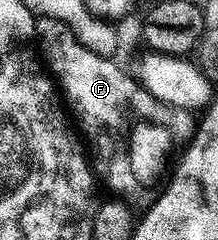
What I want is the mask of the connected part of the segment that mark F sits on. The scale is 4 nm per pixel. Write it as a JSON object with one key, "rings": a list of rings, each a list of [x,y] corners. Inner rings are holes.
{"rings":[[[39,17],[34,24],[34,37],[37,49],[40,51],[41,61],[44,63],[50,77],[54,79],[57,89],[60,91],[61,97],[64,99],[65,105],[68,107],[69,113],[84,139],[85,145],[89,146],[91,142],[94,142],[94,145],[88,148],[88,154],[90,158],[98,154],[98,165],[92,168],[95,175],[101,181],[103,178],[114,189],[111,191],[122,192],[118,190],[131,188],[132,181],[127,146],[129,144],[130,129],[136,122],[136,116],[142,119],[146,114],[154,114],[154,120],[155,118],[166,118],[166,122],[170,122],[170,114],[166,114],[166,110],[162,110],[162,102],[155,101],[154,97],[140,85],[131,73],[127,72],[125,74],[117,66],[117,61],[114,58],[105,58],[96,52],[92,52],[92,48],[84,48],[84,44],[80,44],[80,40],[74,37],[72,28],[68,24],[56,18]],[[102,110],[106,110],[107,122],[102,122]]]}

